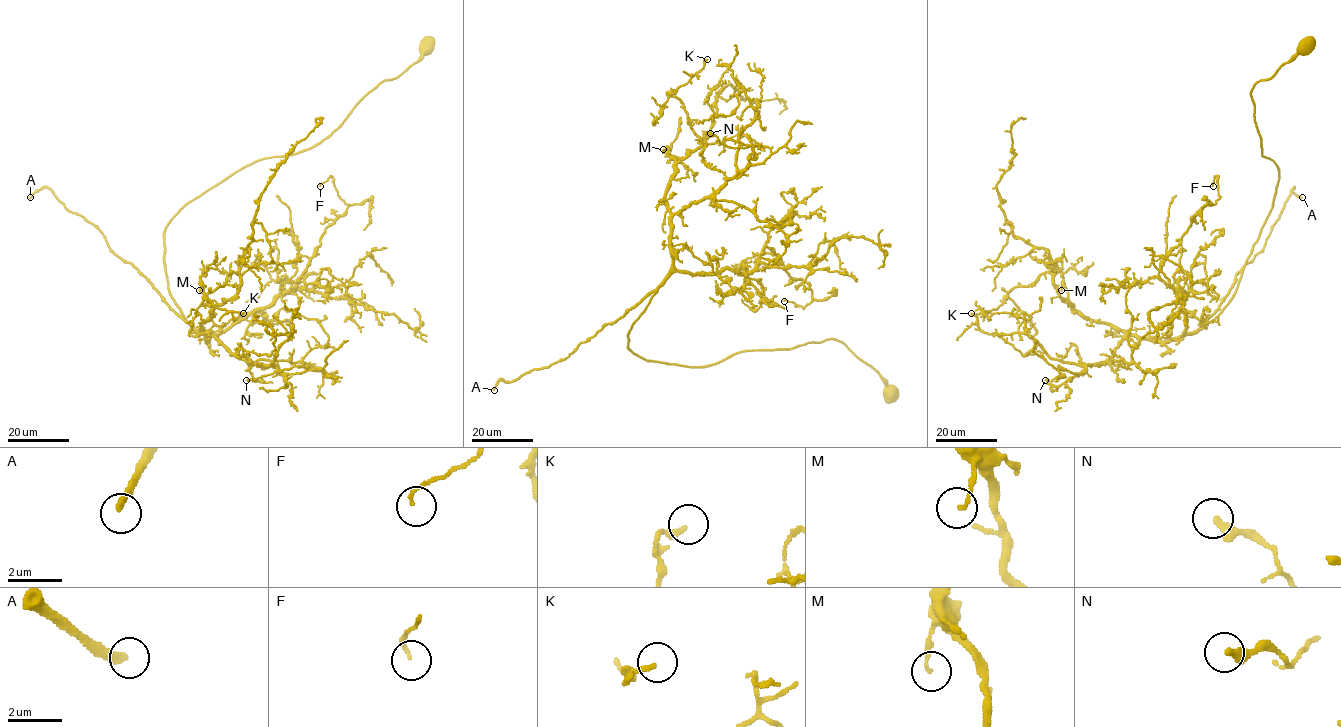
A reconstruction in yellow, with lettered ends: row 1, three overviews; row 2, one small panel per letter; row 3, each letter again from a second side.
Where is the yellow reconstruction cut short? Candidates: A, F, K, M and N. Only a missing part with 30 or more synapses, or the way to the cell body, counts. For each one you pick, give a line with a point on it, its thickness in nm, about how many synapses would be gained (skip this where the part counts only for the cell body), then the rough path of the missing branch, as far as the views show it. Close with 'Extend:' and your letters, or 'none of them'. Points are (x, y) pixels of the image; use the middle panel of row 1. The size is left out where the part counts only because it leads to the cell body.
A: (494, 390) | 280 nm | 50 syn
Extend: A

